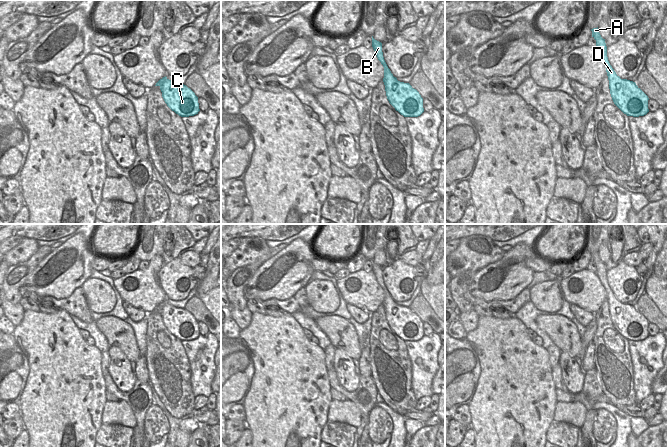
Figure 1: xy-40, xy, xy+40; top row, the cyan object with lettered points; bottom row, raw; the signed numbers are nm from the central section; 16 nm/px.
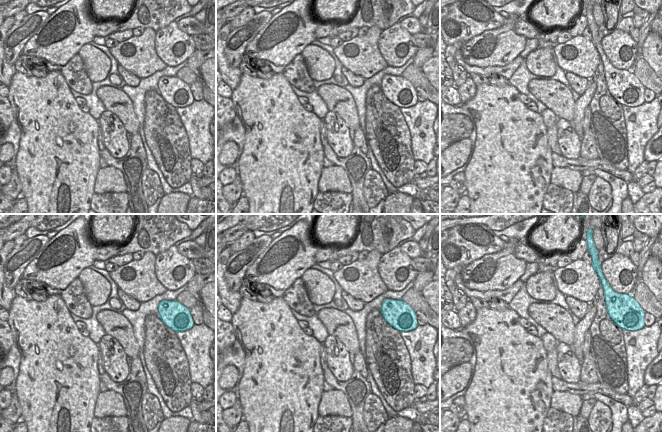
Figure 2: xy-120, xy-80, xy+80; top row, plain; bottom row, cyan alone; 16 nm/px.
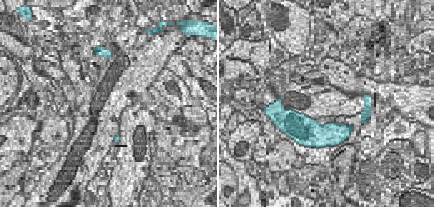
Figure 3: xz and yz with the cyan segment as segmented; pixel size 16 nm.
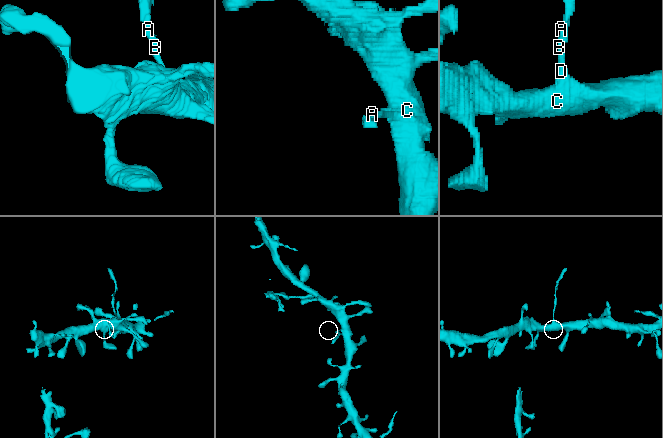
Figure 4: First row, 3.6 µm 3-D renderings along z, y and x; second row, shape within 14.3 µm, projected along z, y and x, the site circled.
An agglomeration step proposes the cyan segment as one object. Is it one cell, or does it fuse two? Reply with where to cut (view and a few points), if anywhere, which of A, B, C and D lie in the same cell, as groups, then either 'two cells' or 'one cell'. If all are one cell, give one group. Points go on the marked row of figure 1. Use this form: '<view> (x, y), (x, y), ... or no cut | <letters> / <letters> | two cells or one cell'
xy+40 (605, 63), (609, 65) | A B / C D | two cells

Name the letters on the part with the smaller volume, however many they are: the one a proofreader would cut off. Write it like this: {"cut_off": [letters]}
{"cut_off": ["A", "B"]}

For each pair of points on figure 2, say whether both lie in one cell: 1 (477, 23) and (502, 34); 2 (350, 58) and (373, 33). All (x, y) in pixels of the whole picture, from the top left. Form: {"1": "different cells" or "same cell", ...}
{"1": "different cells", "2": "same cell"}

